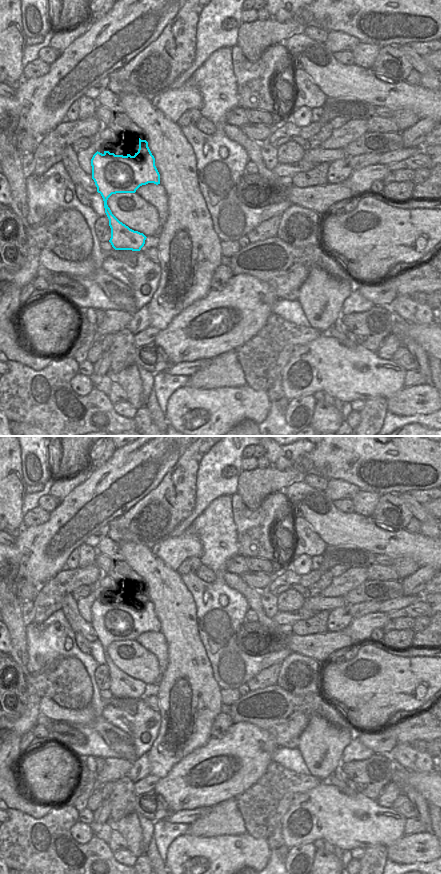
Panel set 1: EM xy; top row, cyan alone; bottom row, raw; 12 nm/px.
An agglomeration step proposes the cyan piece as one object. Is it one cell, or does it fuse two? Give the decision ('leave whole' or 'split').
leave whole

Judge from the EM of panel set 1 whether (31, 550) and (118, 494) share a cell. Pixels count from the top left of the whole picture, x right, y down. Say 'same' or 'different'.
same

